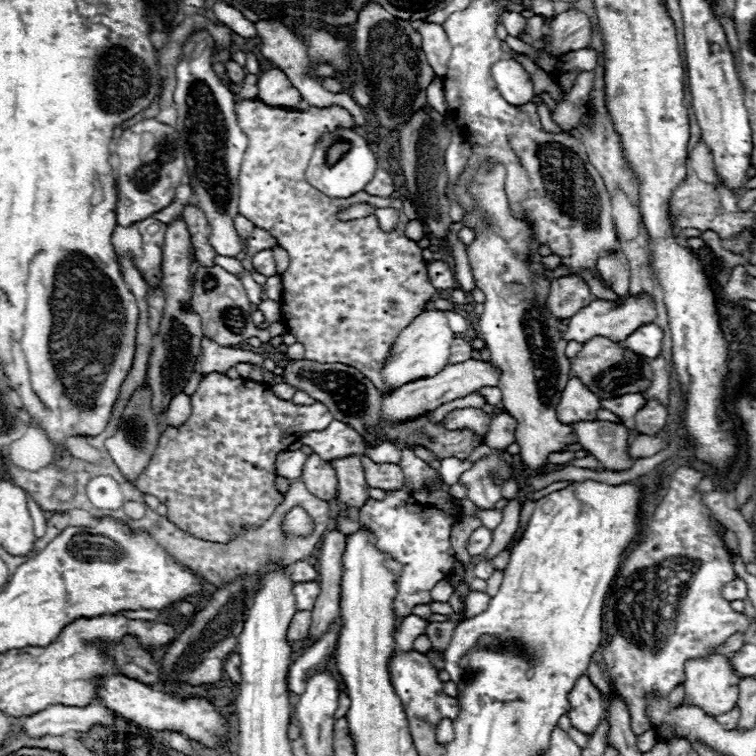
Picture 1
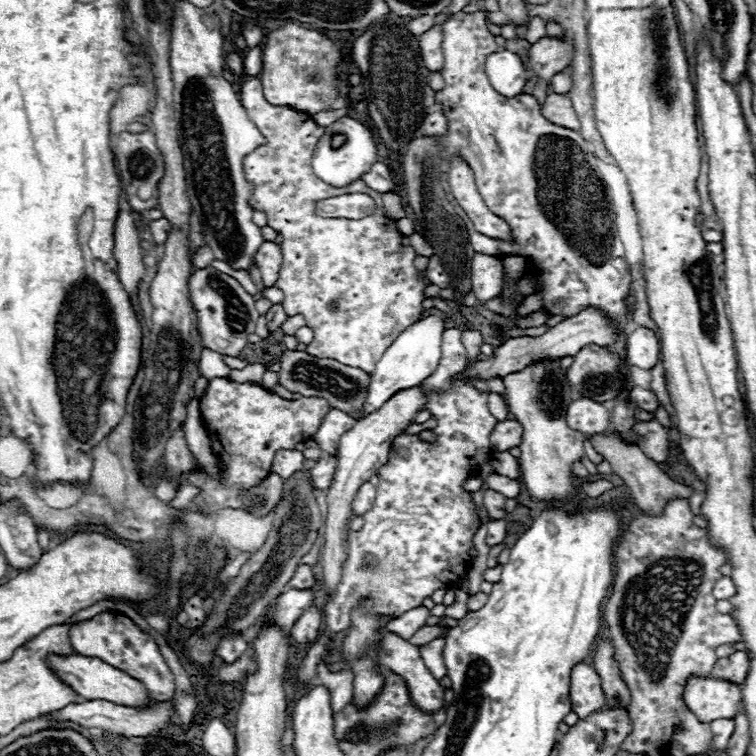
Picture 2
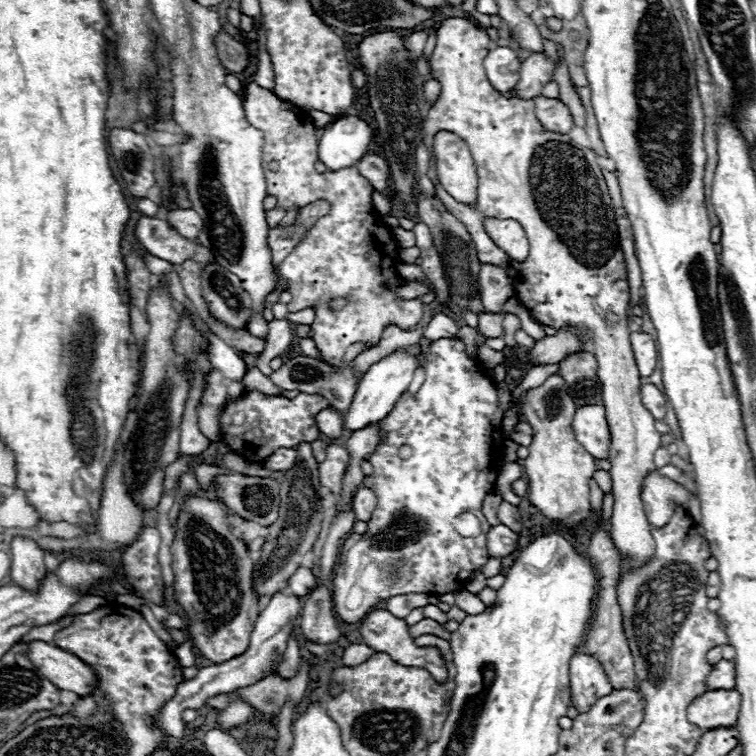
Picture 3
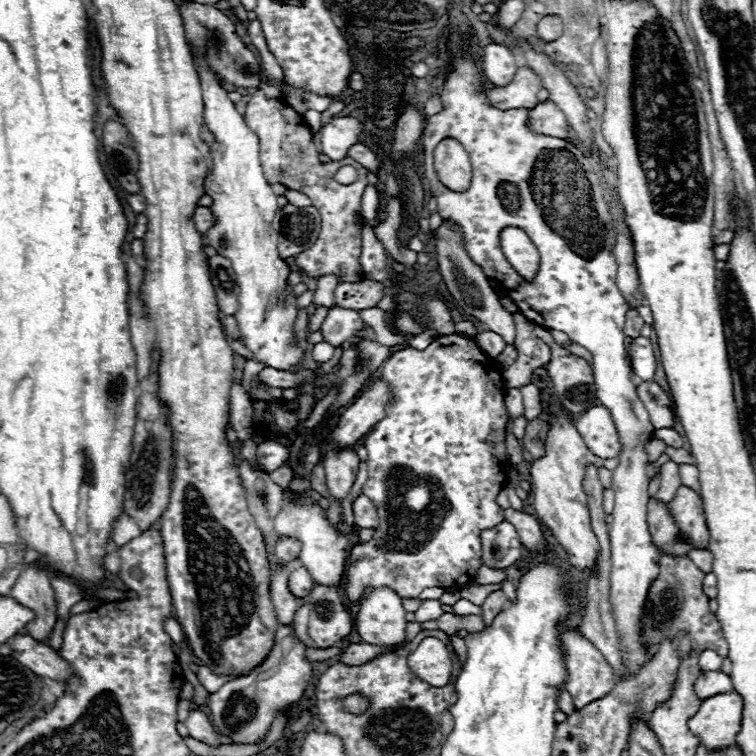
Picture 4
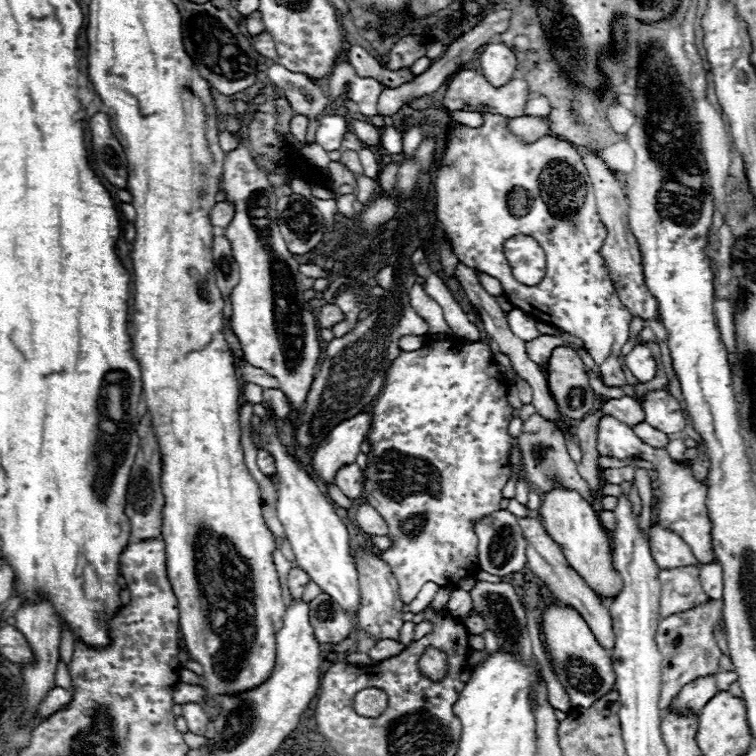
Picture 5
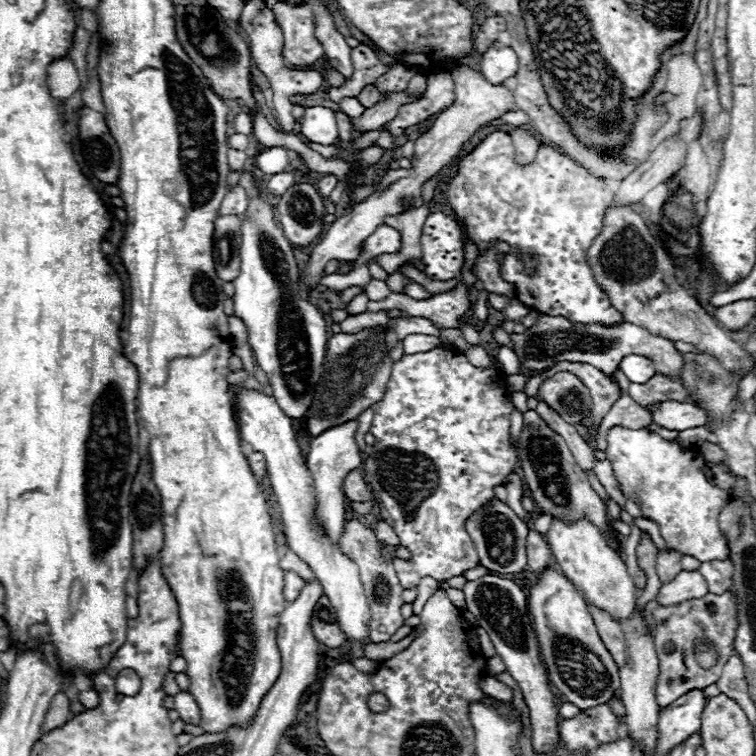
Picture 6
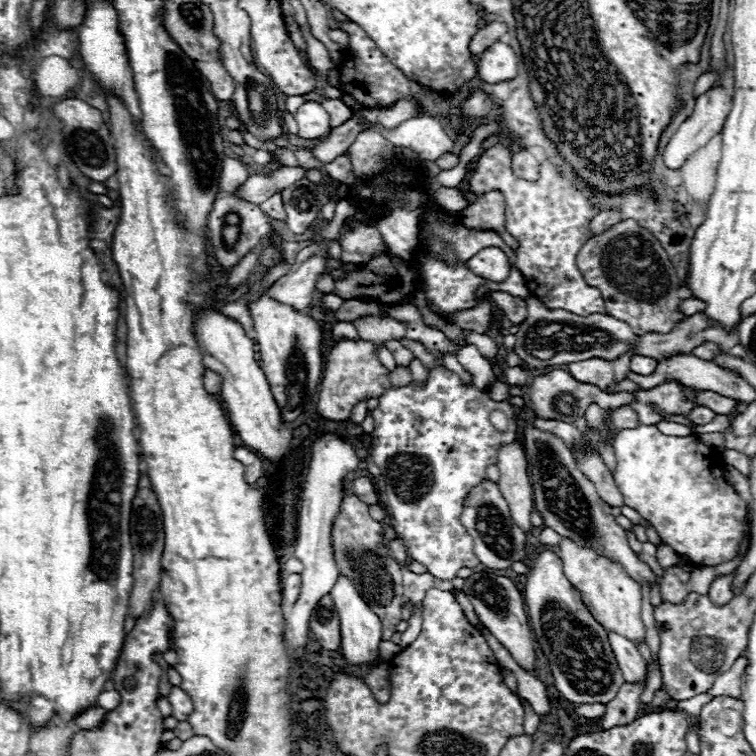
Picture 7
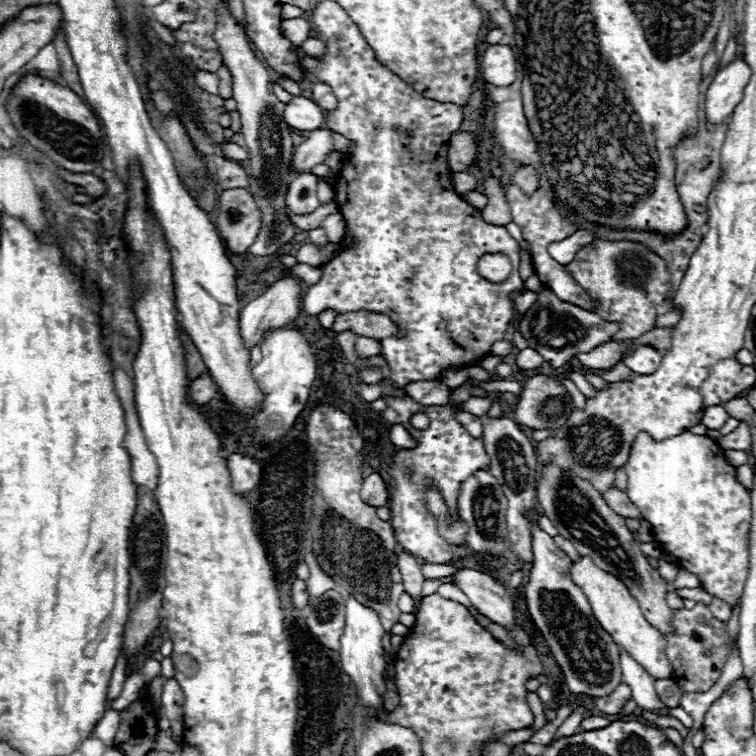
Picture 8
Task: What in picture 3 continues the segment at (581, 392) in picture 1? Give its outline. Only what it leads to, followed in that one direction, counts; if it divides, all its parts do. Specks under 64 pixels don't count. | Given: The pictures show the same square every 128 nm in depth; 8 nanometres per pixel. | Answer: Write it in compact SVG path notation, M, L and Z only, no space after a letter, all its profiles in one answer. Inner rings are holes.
M582 406L576 410L572 428L576 434L576 440L590 452L594 458L602 460L610 454L610 428L606 422L604 406Z

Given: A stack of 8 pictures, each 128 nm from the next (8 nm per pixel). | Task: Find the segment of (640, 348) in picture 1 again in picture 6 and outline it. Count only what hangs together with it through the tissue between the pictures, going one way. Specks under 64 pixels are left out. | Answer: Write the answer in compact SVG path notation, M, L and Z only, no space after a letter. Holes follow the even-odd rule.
M630 354L630 356L626 356L622 360L620 370L626 374L626 378L630 382L644 384L656 374L656 364L650 358L644 358L644 356L638 356L638 354Z

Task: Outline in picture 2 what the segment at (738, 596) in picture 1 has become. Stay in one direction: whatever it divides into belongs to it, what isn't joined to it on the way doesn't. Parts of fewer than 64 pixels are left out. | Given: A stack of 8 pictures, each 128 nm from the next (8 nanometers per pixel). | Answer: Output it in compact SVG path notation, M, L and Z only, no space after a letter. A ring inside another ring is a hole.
M722 576L720 580L716 580L716 584L712 588L712 594L720 596L720 598L730 598L730 596L736 594L736 586L728 576Z

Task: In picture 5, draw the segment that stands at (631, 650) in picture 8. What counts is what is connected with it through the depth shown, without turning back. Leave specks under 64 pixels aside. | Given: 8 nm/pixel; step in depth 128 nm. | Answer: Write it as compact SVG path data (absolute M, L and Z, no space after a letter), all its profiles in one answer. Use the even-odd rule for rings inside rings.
M552 490L542 496L540 516L550 538L562 548L570 568L574 568L598 596L612 600L622 590L622 576L614 570L610 538L592 506L574 490Z

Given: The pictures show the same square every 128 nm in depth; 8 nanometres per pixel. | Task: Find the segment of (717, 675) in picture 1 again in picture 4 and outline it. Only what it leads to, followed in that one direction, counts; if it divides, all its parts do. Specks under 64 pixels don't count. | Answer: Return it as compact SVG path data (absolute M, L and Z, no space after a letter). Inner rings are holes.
M724 692L702 700L698 712L690 718L688 726L708 750L736 746L736 736L742 728L742 696L736 692Z

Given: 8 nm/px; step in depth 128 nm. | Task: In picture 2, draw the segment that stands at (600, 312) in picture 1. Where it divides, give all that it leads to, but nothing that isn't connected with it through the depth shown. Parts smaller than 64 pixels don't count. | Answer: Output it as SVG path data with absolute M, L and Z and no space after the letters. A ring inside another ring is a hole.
M594 308L582 310L580 314L566 318L564 322L556 324L554 328L550 328L548 332L544 332L542 336L522 336L522 338L510 338L508 342L504 342L500 348L494 350L494 354L488 360L478 360L474 366L468 366L468 376L474 378L494 378L494 376L506 376L512 372L518 372L534 362L540 360L556 360L556 358L564 358L564 356L576 356L584 346L588 344L598 344L598 346L610 346L612 340L616 338L608 318L604 314L600 314Z

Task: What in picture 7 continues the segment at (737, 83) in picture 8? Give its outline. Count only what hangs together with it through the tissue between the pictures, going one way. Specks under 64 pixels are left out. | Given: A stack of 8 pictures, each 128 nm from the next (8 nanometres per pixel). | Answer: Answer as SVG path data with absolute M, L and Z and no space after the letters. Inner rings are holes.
M714 86L714 88L710 88L708 92L704 92L704 94L698 98L696 108L694 108L694 114L678 128L678 132L672 136L672 140L670 140L668 146L664 148L662 158L664 158L664 164L666 164L668 168L680 168L680 166L684 164L684 160L686 160L692 152L696 152L698 148L706 146L714 136L718 136L718 134L722 132L722 126L724 126L724 122L726 122L726 116L728 116L728 112L730 112L730 108L732 108L732 96L730 96L728 92L730 92L730 90L728 90L726 86Z

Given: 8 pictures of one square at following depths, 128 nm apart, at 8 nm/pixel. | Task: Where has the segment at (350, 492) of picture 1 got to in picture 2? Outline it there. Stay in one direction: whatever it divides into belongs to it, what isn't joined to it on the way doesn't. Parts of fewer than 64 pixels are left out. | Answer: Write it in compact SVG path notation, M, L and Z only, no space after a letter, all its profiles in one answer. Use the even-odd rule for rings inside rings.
M370 482L362 484L360 490L358 490L358 494L356 494L356 498L354 498L354 502L352 502L352 512L354 512L354 516L366 514L366 512L372 508L374 498L376 498L376 488L374 488Z

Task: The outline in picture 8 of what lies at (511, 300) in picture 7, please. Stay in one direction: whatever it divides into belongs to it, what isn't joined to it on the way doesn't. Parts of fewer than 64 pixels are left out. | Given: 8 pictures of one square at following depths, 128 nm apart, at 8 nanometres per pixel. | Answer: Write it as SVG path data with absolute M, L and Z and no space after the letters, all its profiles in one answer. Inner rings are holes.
M526 290L526 292L518 294L518 296L514 296L514 308L516 308L520 314L524 314L524 312L530 308L530 304L534 304L534 300L536 300L536 298L538 298L538 294L536 294L536 292Z

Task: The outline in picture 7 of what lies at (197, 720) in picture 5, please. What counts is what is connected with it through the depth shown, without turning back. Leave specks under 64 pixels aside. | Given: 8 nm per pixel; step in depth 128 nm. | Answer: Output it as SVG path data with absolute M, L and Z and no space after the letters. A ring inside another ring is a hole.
M172 686L170 694L168 694L166 698L168 698L168 702L172 704L172 716L174 716L178 722L188 720L188 716L190 716L190 714L192 714L192 710L194 710L190 696L188 696L182 688Z

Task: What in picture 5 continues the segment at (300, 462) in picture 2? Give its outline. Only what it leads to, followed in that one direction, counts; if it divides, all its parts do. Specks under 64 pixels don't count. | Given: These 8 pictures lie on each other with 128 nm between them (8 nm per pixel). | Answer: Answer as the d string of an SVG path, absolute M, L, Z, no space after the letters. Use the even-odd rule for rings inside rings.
M258 450L258 468L262 474L266 476L272 476L276 472L276 466L274 466L274 458L270 456L270 452L266 450Z

